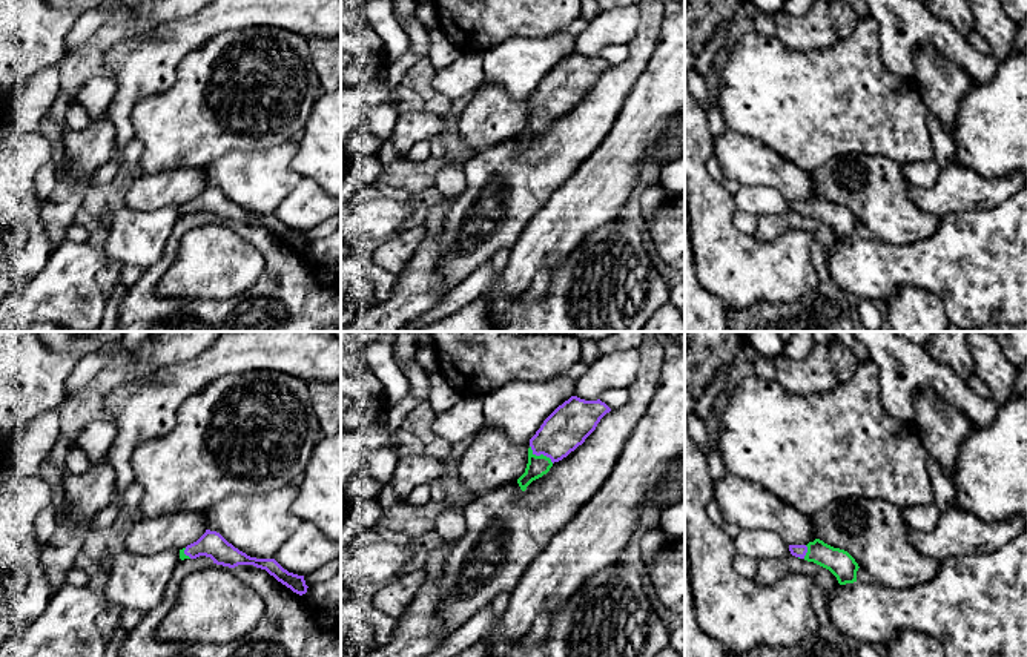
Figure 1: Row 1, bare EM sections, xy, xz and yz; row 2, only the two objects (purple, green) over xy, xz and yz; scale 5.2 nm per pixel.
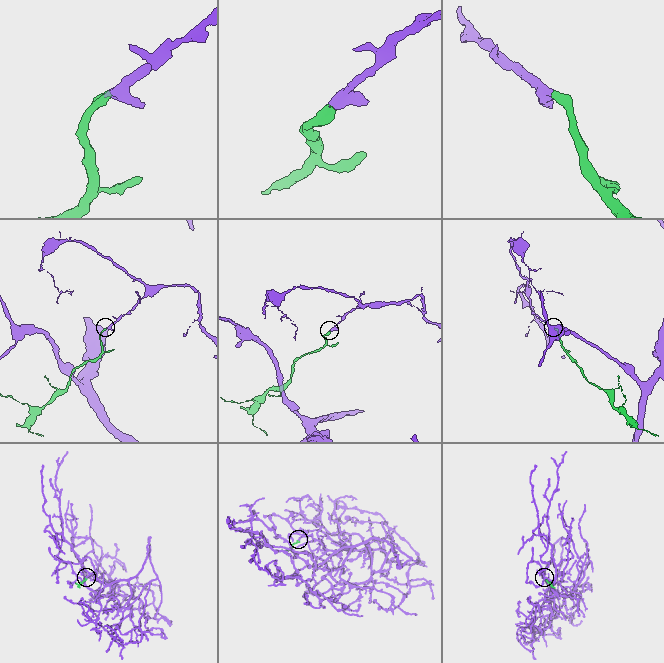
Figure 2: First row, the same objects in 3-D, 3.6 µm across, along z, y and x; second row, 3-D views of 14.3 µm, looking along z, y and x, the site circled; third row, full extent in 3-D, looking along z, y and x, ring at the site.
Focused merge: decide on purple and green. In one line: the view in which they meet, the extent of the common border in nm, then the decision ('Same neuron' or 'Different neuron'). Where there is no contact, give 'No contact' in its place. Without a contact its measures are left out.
Touches purple in xz. Shared border 160 nm. Same neuron

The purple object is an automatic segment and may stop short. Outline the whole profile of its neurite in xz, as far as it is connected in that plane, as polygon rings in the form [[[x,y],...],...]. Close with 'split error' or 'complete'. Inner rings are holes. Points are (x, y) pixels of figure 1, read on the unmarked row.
[[[577,52],[559,61],[530,95],[528,120],[517,135],[520,146],[525,147],[533,137],[547,130],[554,118],[582,101],[609,68],[600,55],[585,57]]]; split error

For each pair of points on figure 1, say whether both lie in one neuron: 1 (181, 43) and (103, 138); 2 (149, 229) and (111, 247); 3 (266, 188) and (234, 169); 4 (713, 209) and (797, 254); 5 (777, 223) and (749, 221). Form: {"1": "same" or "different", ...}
{"1": "different", "2": "same", "3": "same", "4": "same", "5": "different"}

